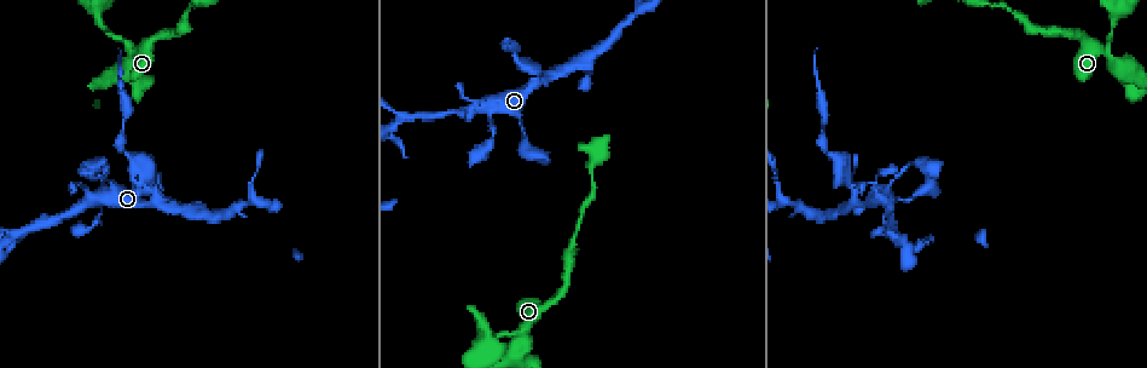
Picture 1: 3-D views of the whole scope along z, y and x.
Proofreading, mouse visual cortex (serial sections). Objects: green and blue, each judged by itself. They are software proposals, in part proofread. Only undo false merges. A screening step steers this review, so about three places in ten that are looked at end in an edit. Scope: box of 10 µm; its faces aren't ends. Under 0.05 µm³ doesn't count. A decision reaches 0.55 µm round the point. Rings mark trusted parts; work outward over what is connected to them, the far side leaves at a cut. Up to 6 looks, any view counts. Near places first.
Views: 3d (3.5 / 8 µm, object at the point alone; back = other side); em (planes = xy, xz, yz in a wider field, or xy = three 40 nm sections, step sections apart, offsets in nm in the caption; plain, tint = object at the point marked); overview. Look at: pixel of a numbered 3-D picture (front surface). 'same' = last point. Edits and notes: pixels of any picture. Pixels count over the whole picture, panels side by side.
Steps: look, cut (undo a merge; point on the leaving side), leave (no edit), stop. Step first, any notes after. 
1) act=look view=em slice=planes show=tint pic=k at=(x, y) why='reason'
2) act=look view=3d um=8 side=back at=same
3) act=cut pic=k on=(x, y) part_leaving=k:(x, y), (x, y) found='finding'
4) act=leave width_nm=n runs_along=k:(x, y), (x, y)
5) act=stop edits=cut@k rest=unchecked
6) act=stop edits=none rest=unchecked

act=look view=3d um=3.5 pic=1 at=(123, 152) why='thin neck'

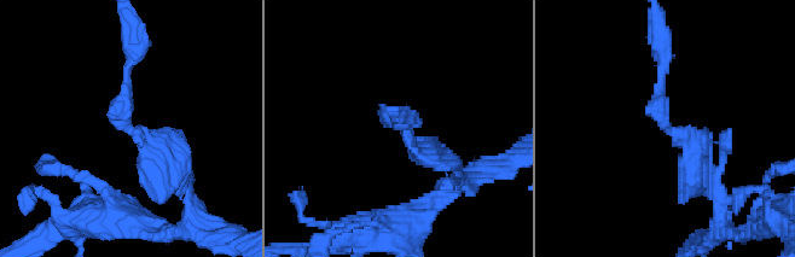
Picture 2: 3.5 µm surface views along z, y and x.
act=look view=em slice=xy step=1 show=tint pic=2 at=(127, 127)

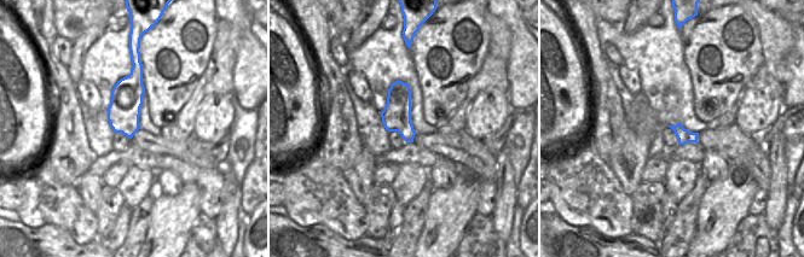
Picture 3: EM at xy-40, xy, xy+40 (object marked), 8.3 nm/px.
act=cut pic=2 on=(125, 88) width_nm=240 part_leaving=2:(127, 126), (131, 25) found='two cells meet here'

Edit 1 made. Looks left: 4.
act=look view=overview why='see it whole again'

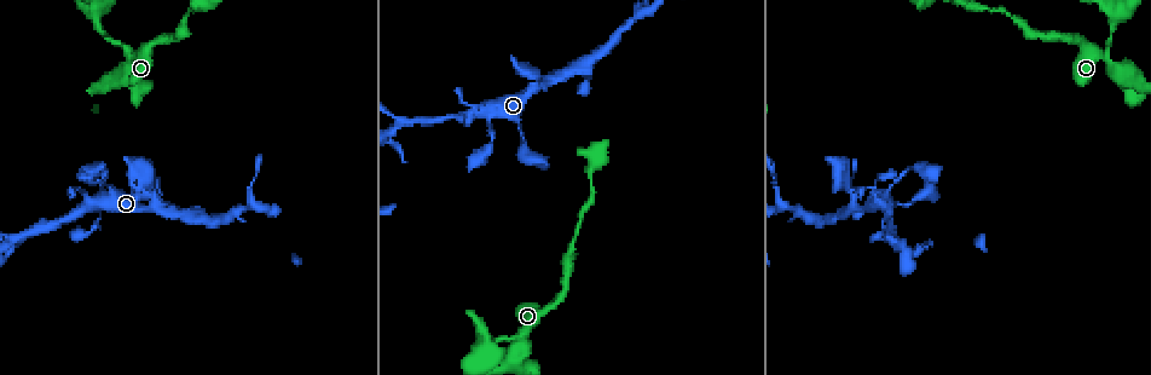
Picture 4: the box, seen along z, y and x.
act=look view=em slice=planes show=tint pic=4 at=(890, 237) why='branch point'

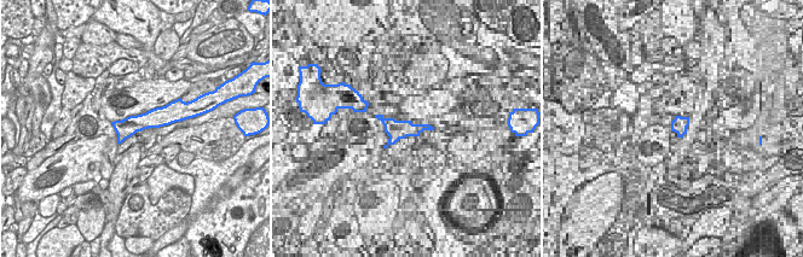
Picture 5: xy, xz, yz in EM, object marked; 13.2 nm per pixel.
act=look view=3d um=3.5 at=same

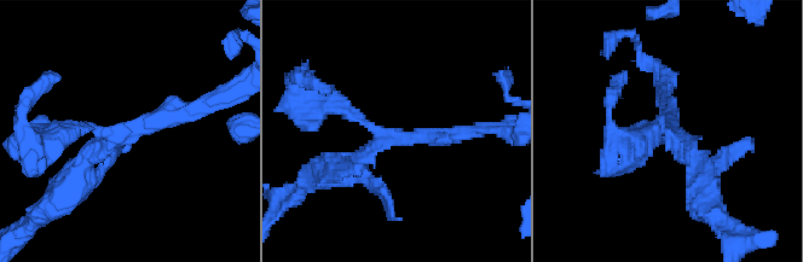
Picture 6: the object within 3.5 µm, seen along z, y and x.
act=leave arm_widths_nm=200,200,250 runs_along=5:(173, 118), (116, 126) found='one cell here'

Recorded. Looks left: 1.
act=stop edits=cut@2 rest=unchecked

